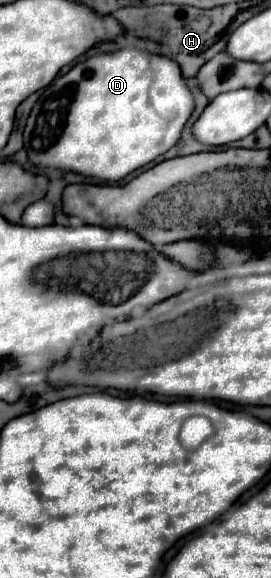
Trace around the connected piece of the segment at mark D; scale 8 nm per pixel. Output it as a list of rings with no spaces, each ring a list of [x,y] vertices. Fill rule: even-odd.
[[[119,49],[81,61],[69,73],[57,77],[35,103],[23,131],[23,143],[29,163],[35,167],[73,171],[101,181],[121,181],[171,149],[179,141],[191,111],[193,95],[175,61],[143,49]]]

